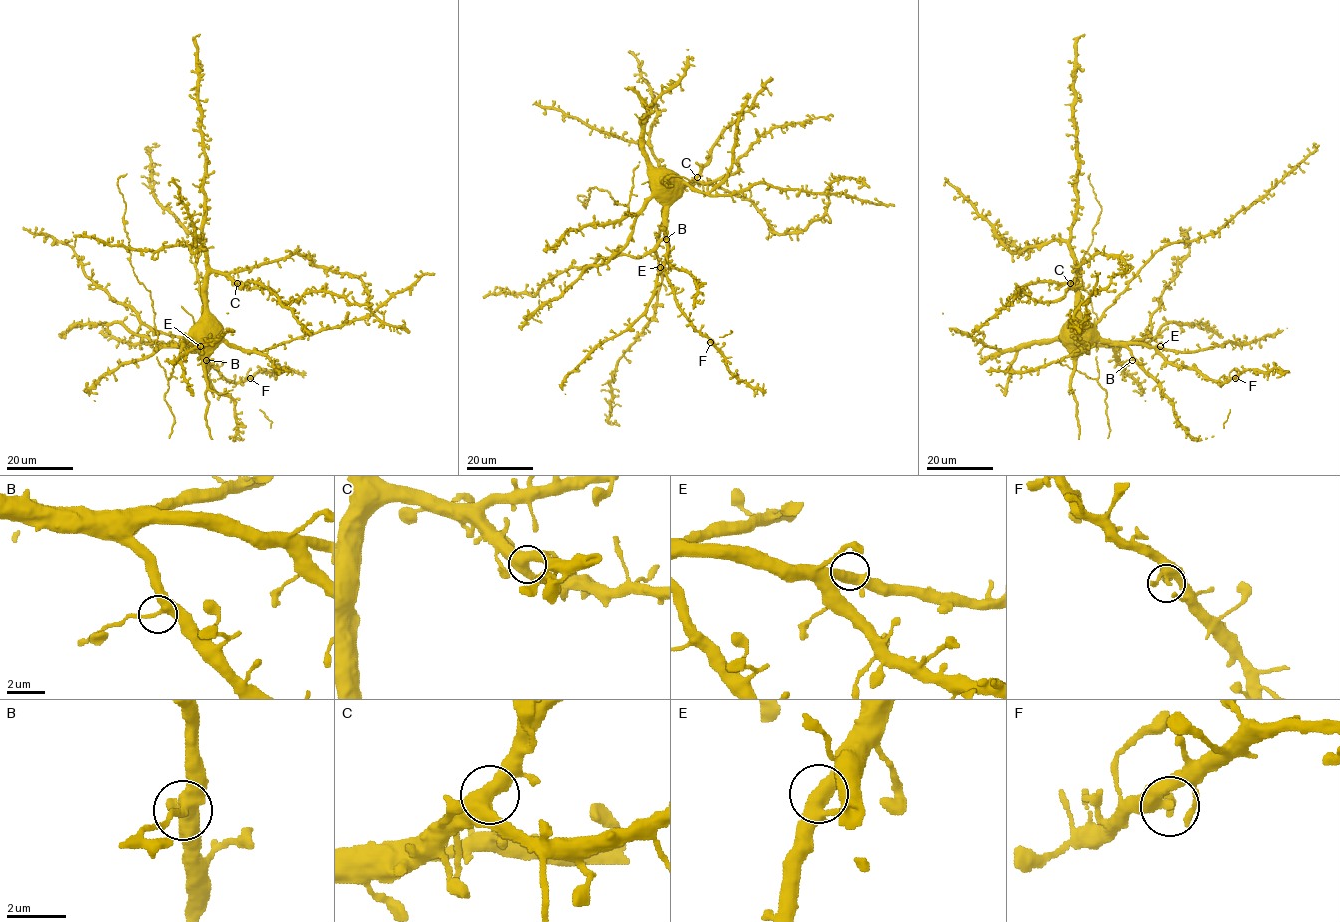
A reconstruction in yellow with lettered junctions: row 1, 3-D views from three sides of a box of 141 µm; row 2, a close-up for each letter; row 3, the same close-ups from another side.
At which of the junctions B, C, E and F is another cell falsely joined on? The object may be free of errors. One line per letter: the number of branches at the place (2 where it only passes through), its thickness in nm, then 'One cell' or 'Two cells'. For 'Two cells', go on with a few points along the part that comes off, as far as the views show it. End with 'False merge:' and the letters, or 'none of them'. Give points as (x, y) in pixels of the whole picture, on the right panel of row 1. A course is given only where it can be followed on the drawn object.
B: Branches: 3. Thickness 360 nm. Two cells. Course of the part to remove: (1132, 360), (1118, 365)
C: Branches: 3. Thickness 460 nm. One cell
E: Branches: 3. Thickness 400 nm. One cell
F: Branches: 3. Thickness 360 nm. One cell
False merge: B

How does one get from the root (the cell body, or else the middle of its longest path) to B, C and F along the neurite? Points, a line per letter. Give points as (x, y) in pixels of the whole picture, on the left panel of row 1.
B: (201, 341), (207, 341), (206, 360)
C: (201, 341), (207, 276), (222, 272), (237, 283)
F: (201, 341), (207, 341), (205, 360), (221, 375), (235, 382), (250, 378)

